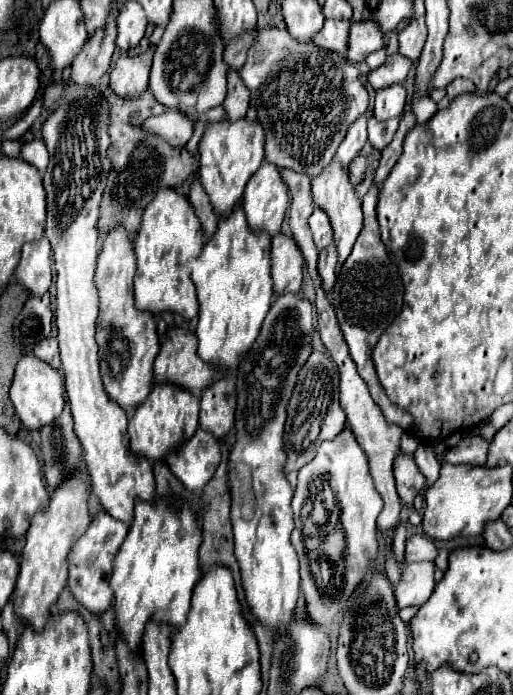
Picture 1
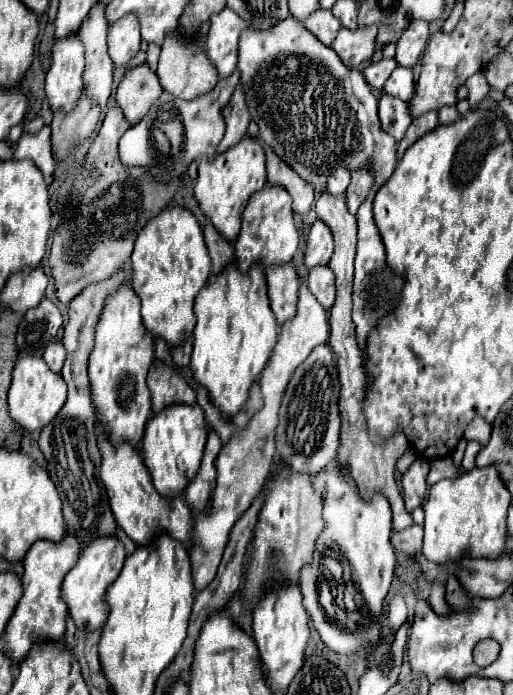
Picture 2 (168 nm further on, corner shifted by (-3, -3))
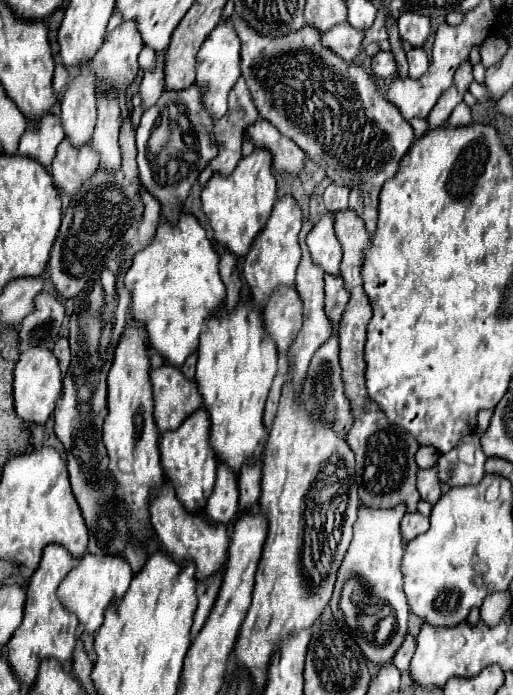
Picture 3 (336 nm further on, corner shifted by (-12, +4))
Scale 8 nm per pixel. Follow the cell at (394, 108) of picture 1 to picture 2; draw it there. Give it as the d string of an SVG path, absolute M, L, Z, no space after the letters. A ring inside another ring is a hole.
M397 67L381 91L409 103L409 99L413 97L413 89L415 89L413 87L413 71L405 69L405 67Z

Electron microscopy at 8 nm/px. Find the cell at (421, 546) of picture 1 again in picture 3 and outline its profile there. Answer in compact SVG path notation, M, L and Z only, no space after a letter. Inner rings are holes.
M416 512L416 514L406 514L406 516L402 518L400 532L402 532L402 540L404 540L404 542L414 540L416 536L424 534L426 530L428 530L428 518L422 516L420 512Z

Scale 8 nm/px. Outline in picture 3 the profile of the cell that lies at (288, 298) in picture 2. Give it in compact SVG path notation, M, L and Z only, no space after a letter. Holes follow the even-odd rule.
M280 288L264 310L264 328L284 358L302 326L302 300L294 288Z

